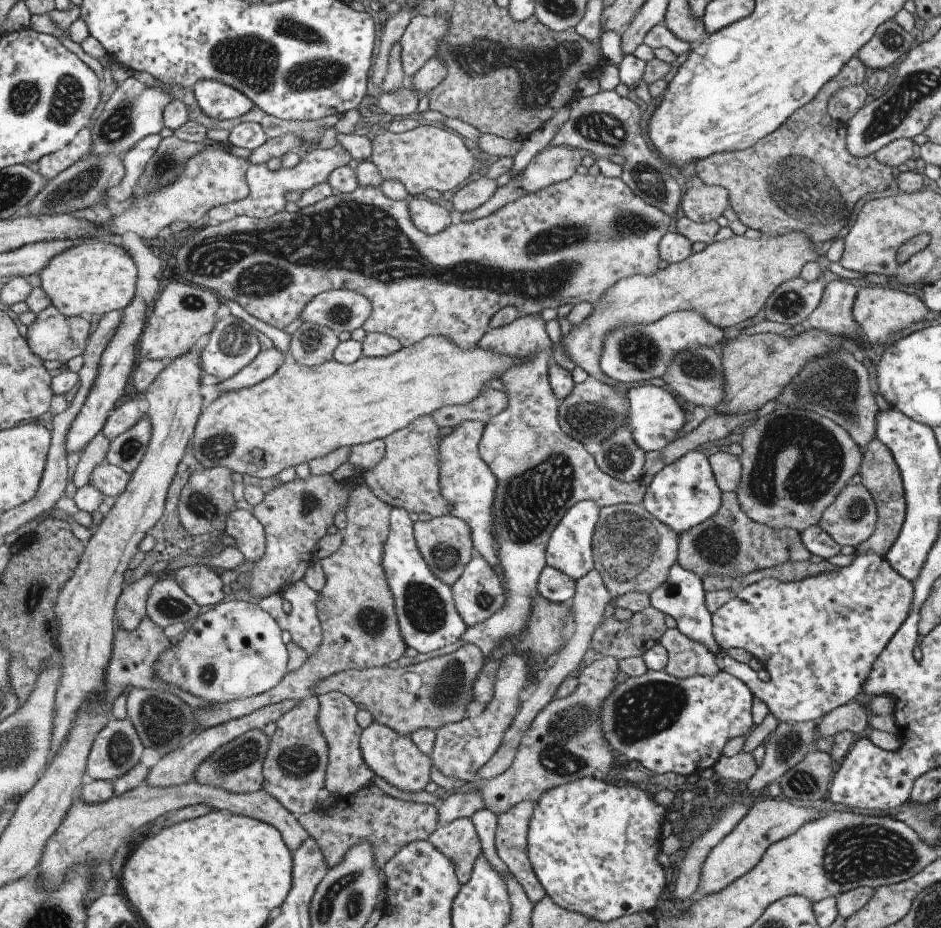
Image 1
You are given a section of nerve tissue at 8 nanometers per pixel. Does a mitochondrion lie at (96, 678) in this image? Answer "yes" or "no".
no

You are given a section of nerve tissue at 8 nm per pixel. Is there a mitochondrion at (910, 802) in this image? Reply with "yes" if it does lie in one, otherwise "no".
no

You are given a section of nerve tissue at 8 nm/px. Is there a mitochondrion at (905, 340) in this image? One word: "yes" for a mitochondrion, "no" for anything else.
no

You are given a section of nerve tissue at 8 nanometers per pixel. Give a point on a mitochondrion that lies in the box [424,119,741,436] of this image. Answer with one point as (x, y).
(640, 351)

